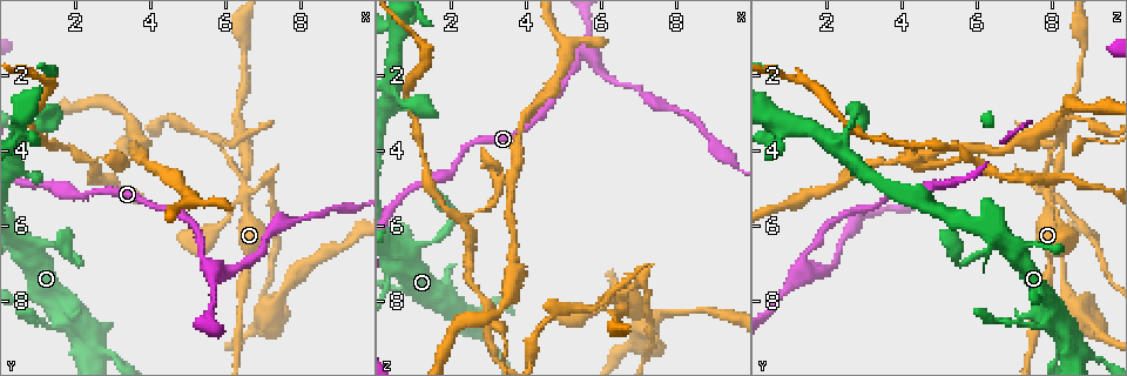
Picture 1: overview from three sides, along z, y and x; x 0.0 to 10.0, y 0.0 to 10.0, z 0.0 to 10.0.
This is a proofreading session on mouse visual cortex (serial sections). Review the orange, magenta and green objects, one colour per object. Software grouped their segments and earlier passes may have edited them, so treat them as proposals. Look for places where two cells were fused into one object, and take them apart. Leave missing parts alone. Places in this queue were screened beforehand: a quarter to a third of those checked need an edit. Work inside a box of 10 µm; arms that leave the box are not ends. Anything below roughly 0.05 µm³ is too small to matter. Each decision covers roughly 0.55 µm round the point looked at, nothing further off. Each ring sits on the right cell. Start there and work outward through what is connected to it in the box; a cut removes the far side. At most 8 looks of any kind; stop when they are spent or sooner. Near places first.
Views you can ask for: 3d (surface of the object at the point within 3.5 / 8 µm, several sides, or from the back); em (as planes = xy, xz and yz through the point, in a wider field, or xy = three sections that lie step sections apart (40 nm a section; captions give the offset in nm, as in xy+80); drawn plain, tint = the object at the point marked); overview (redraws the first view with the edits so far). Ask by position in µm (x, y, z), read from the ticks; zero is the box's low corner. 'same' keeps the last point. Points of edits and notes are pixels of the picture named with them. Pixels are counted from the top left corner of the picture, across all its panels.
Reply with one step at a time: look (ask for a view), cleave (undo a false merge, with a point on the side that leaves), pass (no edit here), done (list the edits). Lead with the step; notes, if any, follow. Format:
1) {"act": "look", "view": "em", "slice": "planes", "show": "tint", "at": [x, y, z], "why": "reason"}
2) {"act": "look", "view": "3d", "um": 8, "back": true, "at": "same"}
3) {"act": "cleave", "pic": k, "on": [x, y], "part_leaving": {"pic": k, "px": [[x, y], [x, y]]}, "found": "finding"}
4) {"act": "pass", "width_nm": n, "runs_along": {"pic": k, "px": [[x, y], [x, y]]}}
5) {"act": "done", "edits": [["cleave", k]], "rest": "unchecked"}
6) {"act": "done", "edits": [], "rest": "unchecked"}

{"act": "look", "view": "em", "slice": "planes", "show": "tint", "at": [0.95, 6.50, 6.75], "why": "abrupt turn"}

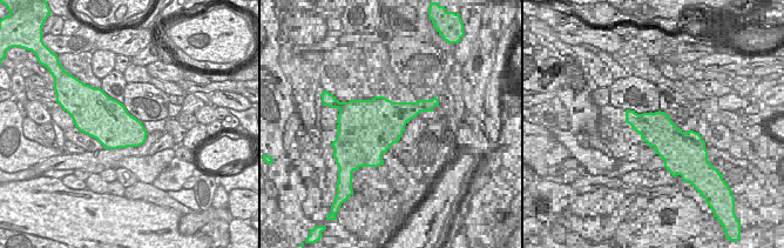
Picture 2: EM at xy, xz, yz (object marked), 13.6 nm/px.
{"act": "look", "view": "3d", "um": 3.5, "at": "same", "why": "see where the arms go"}

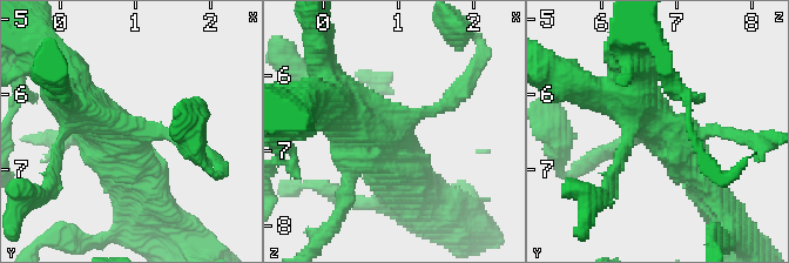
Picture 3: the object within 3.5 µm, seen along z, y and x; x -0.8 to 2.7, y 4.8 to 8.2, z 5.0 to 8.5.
{"act": "pass", "arms": 4, "runs_along": {"pic": 3, "px": [[152, 196], [94, 116], [61, 95]]}, "found": "one cell here"}

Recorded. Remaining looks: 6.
{"act": "look", "view": "3d", "um": 3.5, "at": [6.55, 5.15, 7.90], "why": "abrupt turn"}

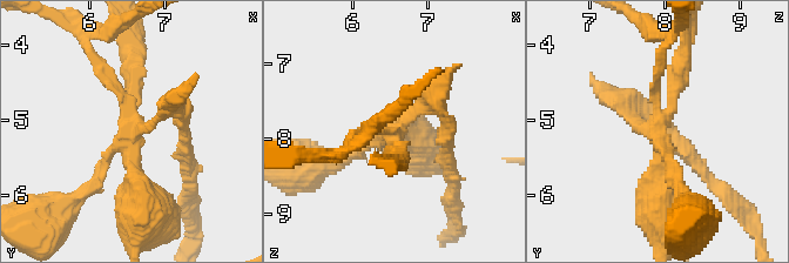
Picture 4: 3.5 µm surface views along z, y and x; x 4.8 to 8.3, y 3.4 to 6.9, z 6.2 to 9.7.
{"act": "look", "view": "em", "slice": "xy", "step": 3, "show": "plain", "at": [6.45, 5.20, 7.90], "why": "shape alone is not enough"}

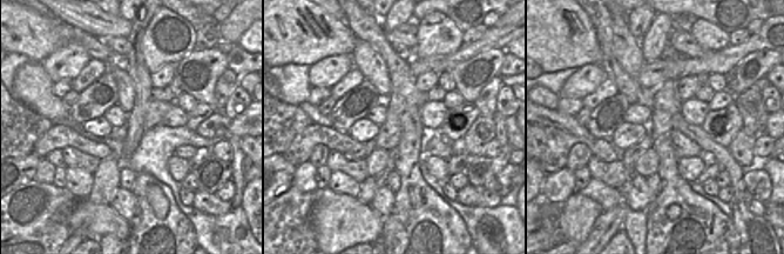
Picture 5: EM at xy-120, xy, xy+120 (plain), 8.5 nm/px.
{"act": "look", "view": "em", "slice": "xy", "step": 3, "show": "tint", "at": "same"}

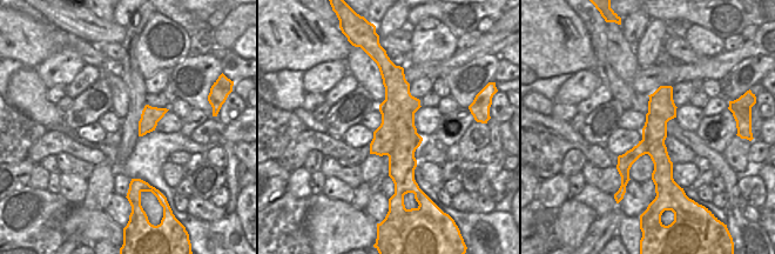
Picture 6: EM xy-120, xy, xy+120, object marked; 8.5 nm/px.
{"act": "cleave", "pic": 4, "on": [634, 106], "width_nm": 360, "part_leaving": {"pic": 4, "px": [[120, 146], [88, 189], [41, 218]]}, "found": "two cells meet here"}

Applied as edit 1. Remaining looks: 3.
{"act": "look", "view": "overview", "why": "see it whole again"}

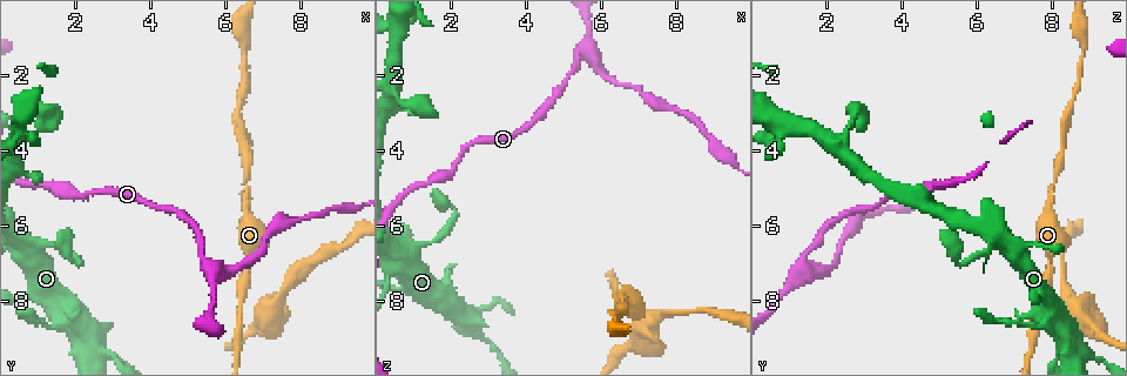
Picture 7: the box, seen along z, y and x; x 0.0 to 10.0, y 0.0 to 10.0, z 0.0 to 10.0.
{"act": "look", "view": "3d", "um": 3.5, "at": [5.55, 7.15, 1.40], "why": "side arm on a straight run"}

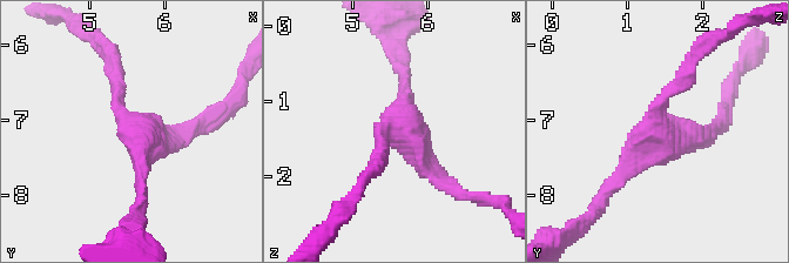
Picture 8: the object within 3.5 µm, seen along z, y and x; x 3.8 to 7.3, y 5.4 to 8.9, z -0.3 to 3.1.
{"act": "look", "view": "em", "slice": "xy", "step": 2, "show": "tint", "at": [5.55, 7.15, 1.35]}

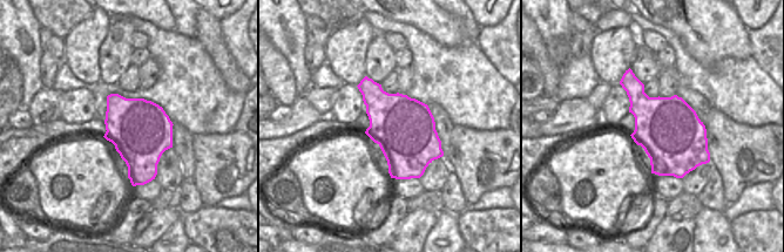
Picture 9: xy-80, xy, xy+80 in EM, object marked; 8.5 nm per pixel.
{"act": "pass", "arm_widths_nm": [200, 200, 250], "runs_along": {"pic": 8, "px": [[116, 68], [116, 105], [145, 140], [184, 129]]}, "found": "continuous, no second cell"}

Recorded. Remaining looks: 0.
{"act": "done", "edits": [["cleave", 4]], "rest": "unchecked"}

